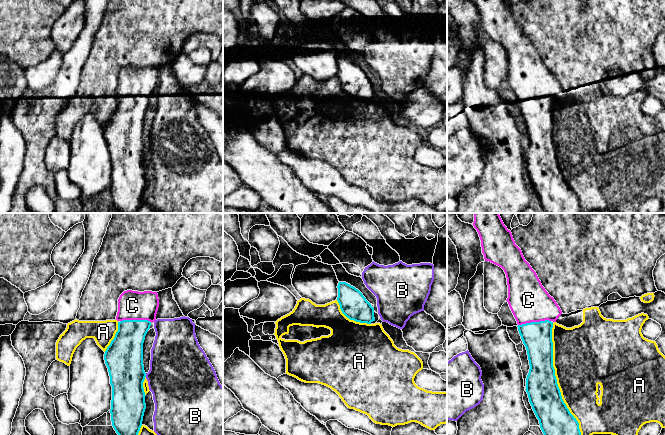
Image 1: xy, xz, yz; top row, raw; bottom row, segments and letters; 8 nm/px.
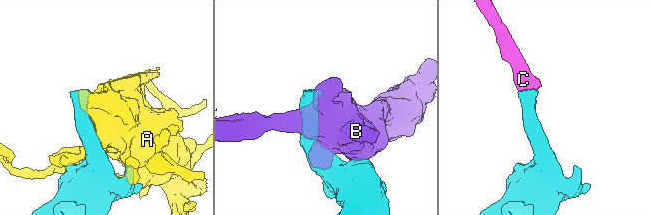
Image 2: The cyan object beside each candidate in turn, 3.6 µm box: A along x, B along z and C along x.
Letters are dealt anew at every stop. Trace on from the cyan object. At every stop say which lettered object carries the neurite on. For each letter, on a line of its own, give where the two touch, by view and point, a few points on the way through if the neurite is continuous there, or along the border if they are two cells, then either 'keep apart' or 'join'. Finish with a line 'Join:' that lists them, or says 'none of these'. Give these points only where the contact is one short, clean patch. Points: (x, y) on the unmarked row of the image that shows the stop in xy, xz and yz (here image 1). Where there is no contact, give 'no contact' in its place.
A: contact yz (556, 156); keep apart
B: contact xy (145, 151); keep apart
C: contact yz (534, 98); way yz (537, 112), (534, 98), (534, 85), (528, 76); join
Join: C

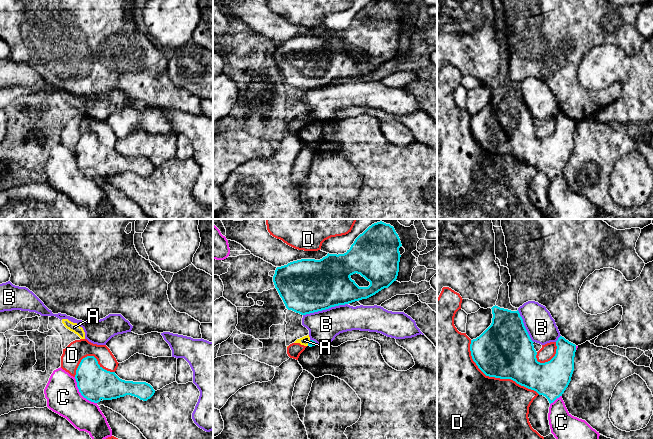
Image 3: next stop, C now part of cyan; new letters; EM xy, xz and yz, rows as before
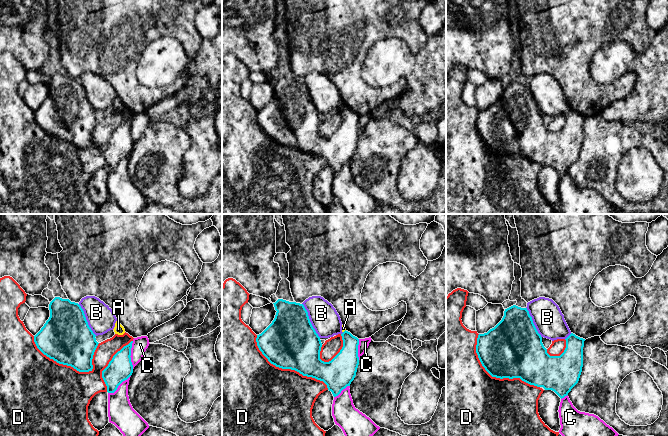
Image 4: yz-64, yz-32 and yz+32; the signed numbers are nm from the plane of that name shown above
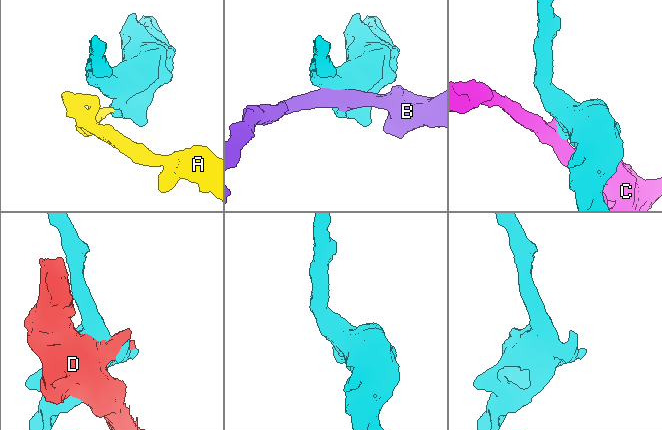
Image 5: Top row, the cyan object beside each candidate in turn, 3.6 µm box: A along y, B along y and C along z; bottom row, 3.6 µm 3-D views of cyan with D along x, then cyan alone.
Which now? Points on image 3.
A: contact xz (308, 119); border xz (310, 116), (307, 121); keep apart
B: contact xz (325, 85); keep apart
C: contact xy (80, 168); keep apart
D: contact yz (495, 153); keep apart
Join: none of these

